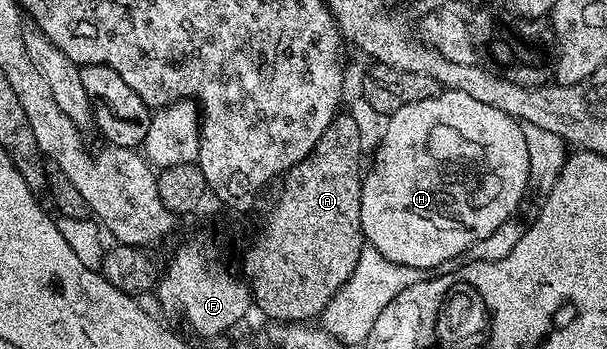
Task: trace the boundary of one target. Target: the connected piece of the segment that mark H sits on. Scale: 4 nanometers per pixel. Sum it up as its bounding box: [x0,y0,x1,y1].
[361,89,529,272]

